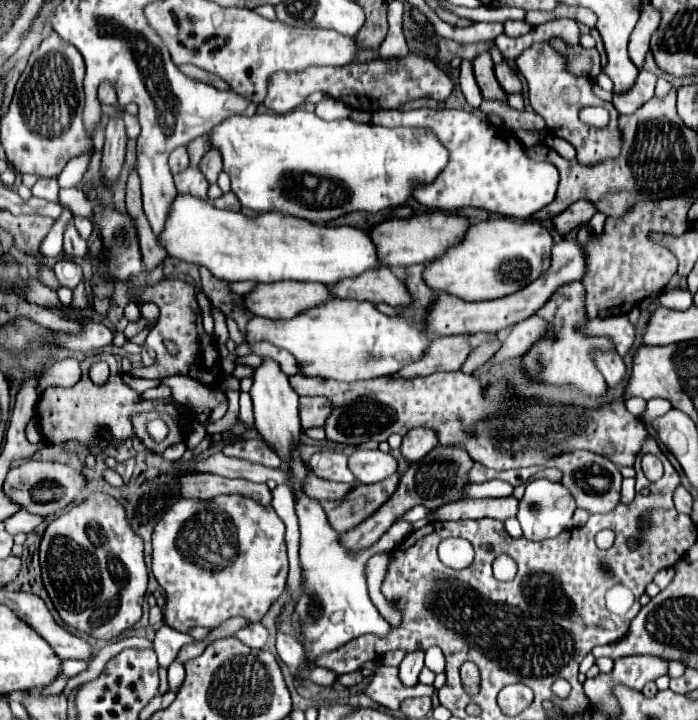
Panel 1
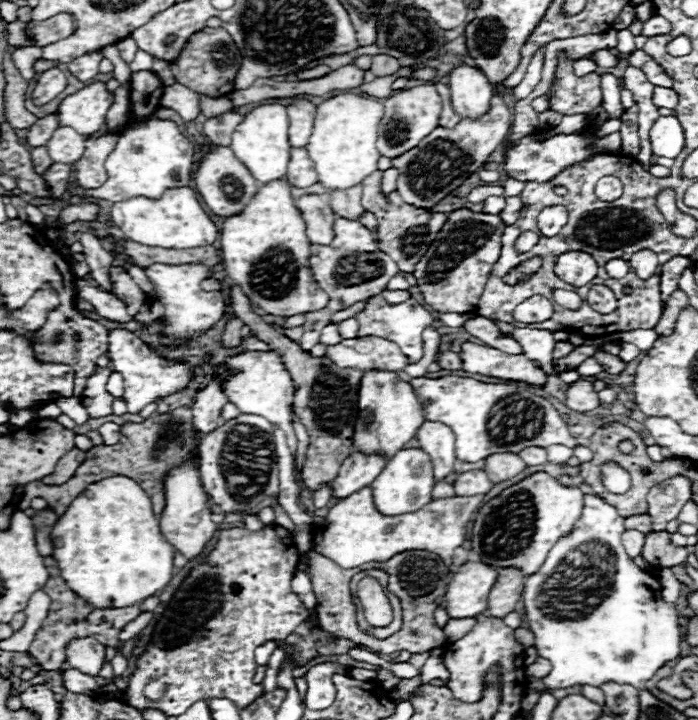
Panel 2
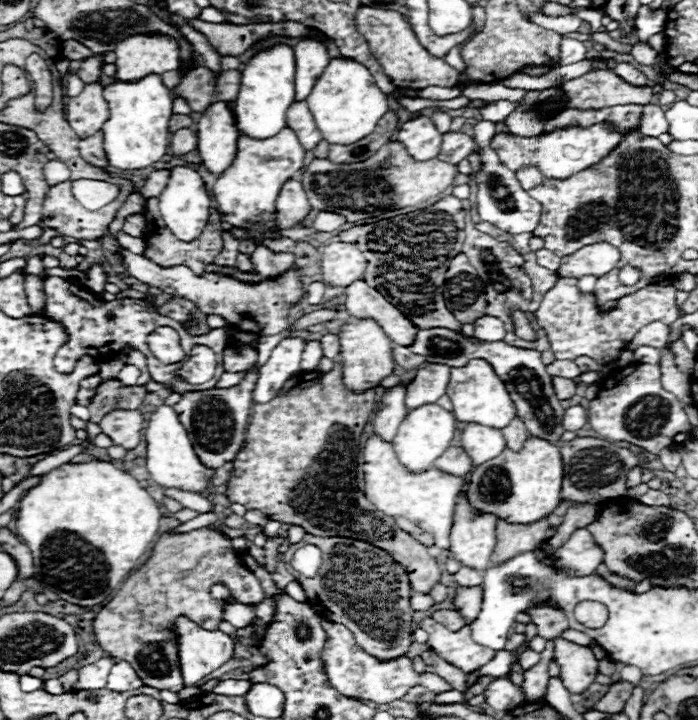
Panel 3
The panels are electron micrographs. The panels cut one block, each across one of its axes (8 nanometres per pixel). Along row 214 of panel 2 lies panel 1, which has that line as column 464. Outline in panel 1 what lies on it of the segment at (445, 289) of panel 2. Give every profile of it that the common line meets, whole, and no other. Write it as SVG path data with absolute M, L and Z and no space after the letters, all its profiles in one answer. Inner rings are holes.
M442 444L434 446L434 450L430 450L430 454L426 454L422 460L410 464L406 474L400 478L396 492L382 508L378 508L370 518L366 518L366 522L358 524L354 530L348 530L346 534L342 534L344 546L350 546L350 550L362 550L362 548L374 544L394 524L394 520L398 516L402 516L404 512L408 512L410 508L414 508L418 504L432 510L432 508L440 508L444 504L462 500L466 488L472 484L468 480L468 472L470 472L472 464L474 464L474 460L462 446L442 446Z

